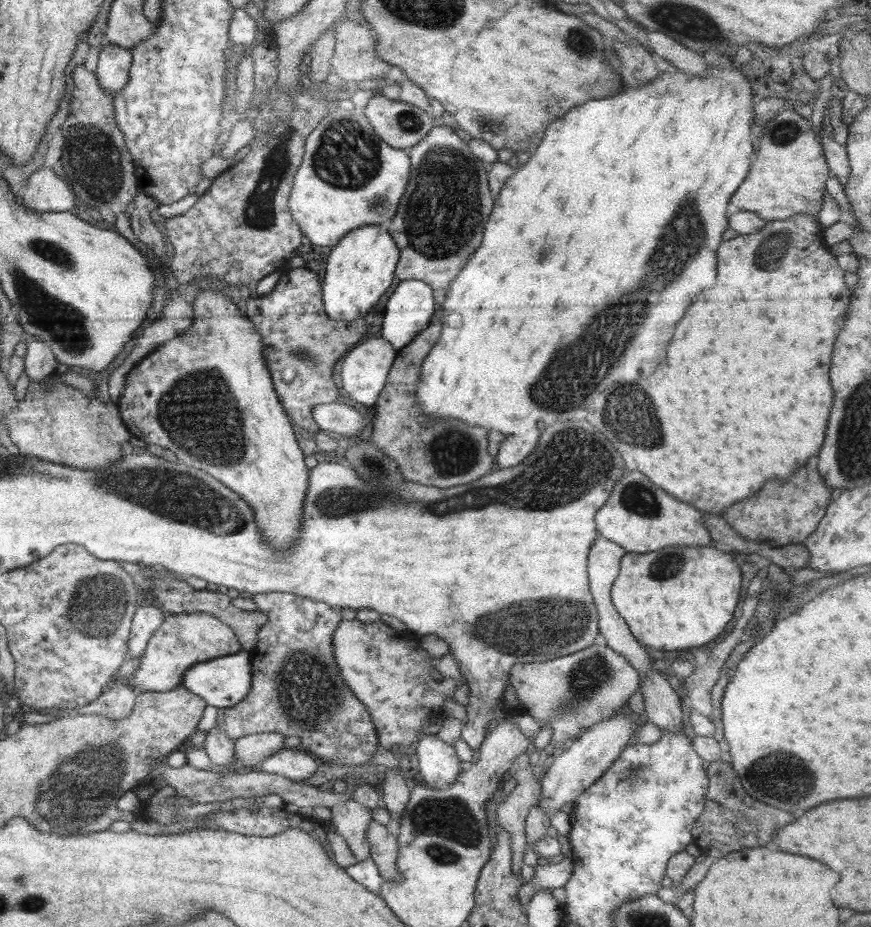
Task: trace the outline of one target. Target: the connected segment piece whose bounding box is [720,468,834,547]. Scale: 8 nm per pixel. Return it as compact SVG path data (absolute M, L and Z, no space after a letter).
M800 468L790 478L790 482L772 480L764 484L764 488L756 496L734 504L720 517L723 517L738 536L742 536L748 542L769 542L774 547L804 543L825 515L833 490L834 488L825 484L825 480L816 470Z

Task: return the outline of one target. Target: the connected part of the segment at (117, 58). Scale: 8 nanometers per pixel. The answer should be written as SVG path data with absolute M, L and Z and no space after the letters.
M108 42L99 53L95 71L99 85L113 94L122 90L129 79L131 62L131 49Z

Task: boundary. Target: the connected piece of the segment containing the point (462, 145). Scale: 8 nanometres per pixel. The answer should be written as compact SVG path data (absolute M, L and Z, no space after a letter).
M438 122L428 132L426 138L407 150L411 160L410 178L401 201L398 203L396 214L390 222L388 232L400 249L395 279L400 281L416 280L428 284L436 304L442 305L454 278L468 264L468 256L482 242L484 222L492 212L495 199L489 189L487 172L489 164L482 162L470 149L463 139L456 135L455 128Z

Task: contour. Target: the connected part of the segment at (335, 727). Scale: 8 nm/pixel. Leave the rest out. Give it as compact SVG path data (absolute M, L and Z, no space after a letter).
M269 592L269 593L258 593L251 596L252 600L256 603L257 610L262 611L267 616L267 624L264 627L260 627L258 631L258 640L256 648L249 653L251 656L251 667L252 667L252 682L251 689L248 694L238 703L231 707L224 709L224 732L228 738L233 741L239 739L241 736L248 736L251 734L261 732L277 732L283 734L286 737L298 736L301 740L301 746L299 750L303 750L307 754L314 756L322 765L337 764L347 766L359 766L370 763L370 759L374 757L376 749L378 749L378 733L377 728L374 726L368 709L360 704L360 700L356 700L356 696L352 696L352 692L348 690L348 686L342 678L339 666L336 664L334 656L334 647L332 644L333 632L339 625L341 619L341 613L338 609L331 607L322 601L315 601L300 596L294 593L283 593L283 592Z

